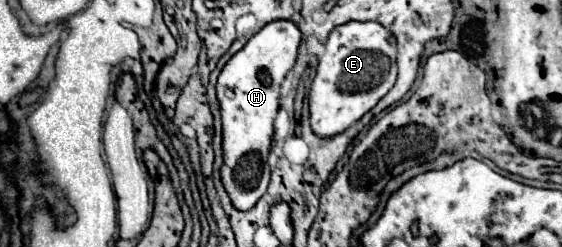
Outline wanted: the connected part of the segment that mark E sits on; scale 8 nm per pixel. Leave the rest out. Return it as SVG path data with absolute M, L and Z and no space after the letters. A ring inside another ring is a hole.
M348 21L332 29L310 87L310 125L320 137L342 133L368 113L396 81L396 39L378 21Z

